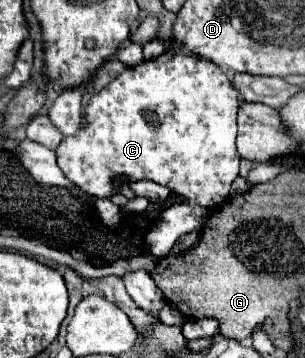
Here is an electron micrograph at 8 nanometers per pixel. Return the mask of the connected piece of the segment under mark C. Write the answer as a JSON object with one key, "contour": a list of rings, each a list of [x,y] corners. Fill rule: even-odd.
{"contour":[[[166,51],[156,59],[124,69],[110,85],[90,99],[90,105],[86,107],[88,125],[78,135],[64,137],[56,149],[58,167],[72,183],[94,197],[110,197],[116,177],[122,177],[122,181],[148,179],[180,193],[190,203],[212,209],[230,197],[230,187],[238,177],[238,107],[238,93],[218,65],[196,55]]]}

